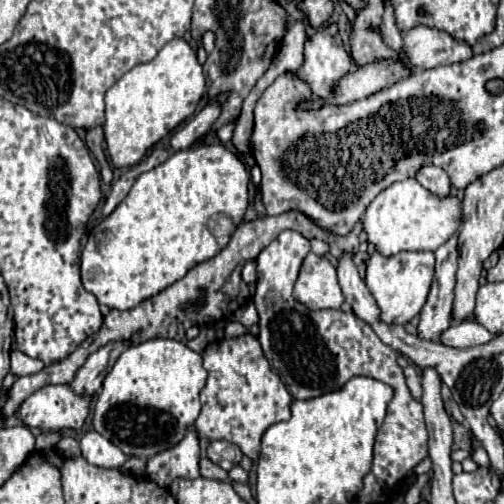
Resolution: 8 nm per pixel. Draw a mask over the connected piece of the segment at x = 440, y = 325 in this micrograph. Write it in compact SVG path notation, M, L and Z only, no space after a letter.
M453 234L443 246L435 250L437 266L435 278L431 284L429 298L419 314L417 336L425 340L437 340L451 326L451 304L453 304L453 288L455 288L455 272L457 272L457 234Z

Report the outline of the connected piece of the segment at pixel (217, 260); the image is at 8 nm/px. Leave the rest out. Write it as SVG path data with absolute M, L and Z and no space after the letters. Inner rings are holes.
M289 210L285 214L279 214L279 216L257 218L255 222L243 222L241 226L237 226L235 234L231 236L231 242L217 256L197 264L181 280L177 280L175 284L171 284L163 292L143 300L135 308L131 308L131 310L109 310L105 314L105 318L103 318L101 330L95 336L81 342L81 346L75 352L71 352L67 358L43 368L41 372L37 372L33 376L17 378L13 388L9 390L9 400L7 400L5 408L1 410L1 416L11 416L29 394L37 392L39 388L43 388L47 384L67 384L67 382L71 382L75 378L75 374L77 374L77 368L81 368L85 364L87 356L93 354L95 350L99 350L101 346L113 342L113 340L127 338L133 344L139 344L139 342L145 342L145 340L151 340L151 338L173 338L173 340L185 342L185 332L191 326L213 326L217 320L229 318L237 308L247 304L249 298L251 298L249 286L241 280L241 270L243 270L245 262L255 260L259 256L259 252L265 246L269 246L269 242L273 242L273 238L277 238L277 234L283 232L283 230L297 230L309 240L319 238L319 240L331 242L335 238L333 234L323 232L319 226L315 226L301 212L293 212L293 210Z

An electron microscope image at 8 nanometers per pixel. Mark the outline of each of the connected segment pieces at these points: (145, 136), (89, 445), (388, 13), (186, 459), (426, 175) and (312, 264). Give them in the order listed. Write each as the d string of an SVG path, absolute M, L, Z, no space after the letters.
M183 38L169 40L155 60L121 76L105 94L105 142L113 166L131 168L147 150L195 114L205 94L205 74L195 50Z
M95 430L85 432L79 446L81 446L81 456L85 456L89 464L99 468L107 468L107 470L121 468L129 460L125 452L121 452L117 446L113 446L107 438L97 434Z
M385 6L385 16L383 16L381 32L383 32L385 42L387 42L395 52L399 52L401 46L403 46L403 40L401 40L401 32L399 32L397 26L395 26L395 20L393 20L393 8L391 8L391 6Z
M195 426L187 428L187 434L179 444L149 458L143 476L159 484L161 488L167 488L175 478L197 478L199 476L199 436Z
M425 166L417 172L419 184L423 184L427 190L431 190L439 198L447 198L451 194L451 180L445 174L445 170L437 166Z
M309 252L295 282L293 296L309 310L339 308L343 304L343 294L337 282L335 266L327 258Z

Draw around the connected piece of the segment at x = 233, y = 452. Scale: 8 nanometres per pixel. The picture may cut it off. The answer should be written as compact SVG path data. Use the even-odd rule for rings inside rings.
M215 440L215 442L211 442L209 448L207 448L207 458L209 458L213 464L221 466L223 470L231 470L233 466L237 466L237 464L241 462L243 454L241 454L239 446L231 444L231 442L227 442L227 440Z

